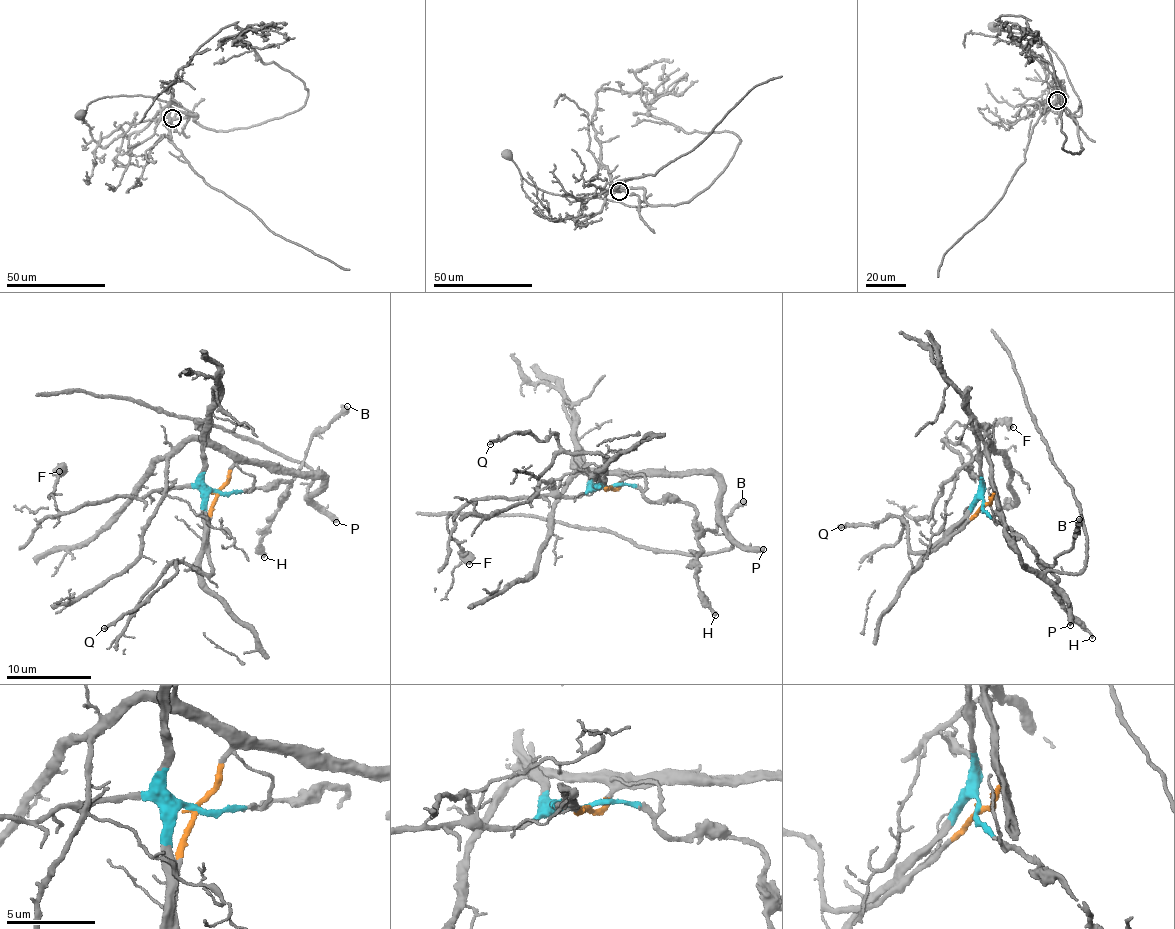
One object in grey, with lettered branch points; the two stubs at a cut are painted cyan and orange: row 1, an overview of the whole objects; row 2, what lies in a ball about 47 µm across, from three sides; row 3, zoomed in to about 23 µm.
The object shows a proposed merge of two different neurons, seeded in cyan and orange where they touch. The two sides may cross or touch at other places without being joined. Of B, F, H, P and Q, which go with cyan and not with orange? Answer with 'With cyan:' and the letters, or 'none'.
With cyan: B, F, H

